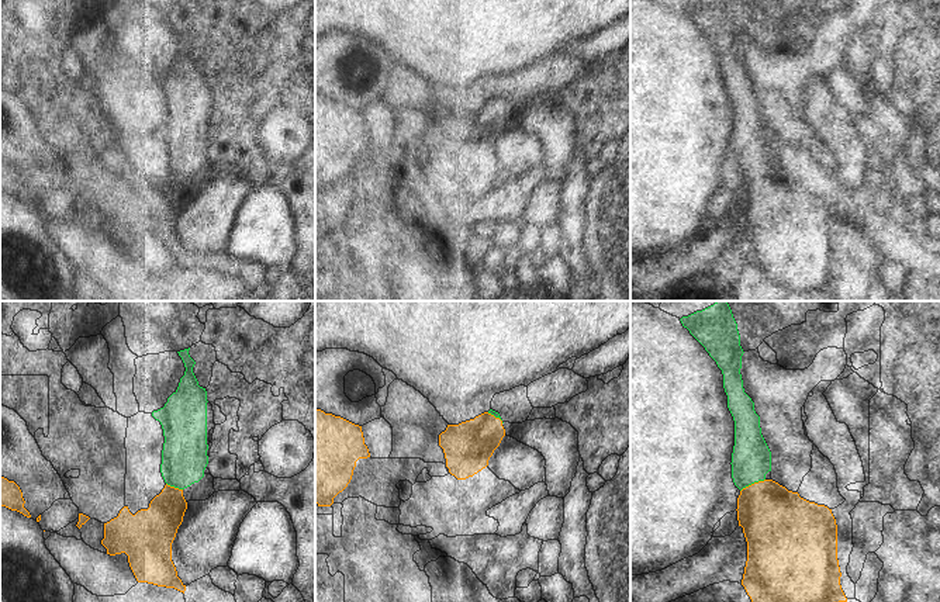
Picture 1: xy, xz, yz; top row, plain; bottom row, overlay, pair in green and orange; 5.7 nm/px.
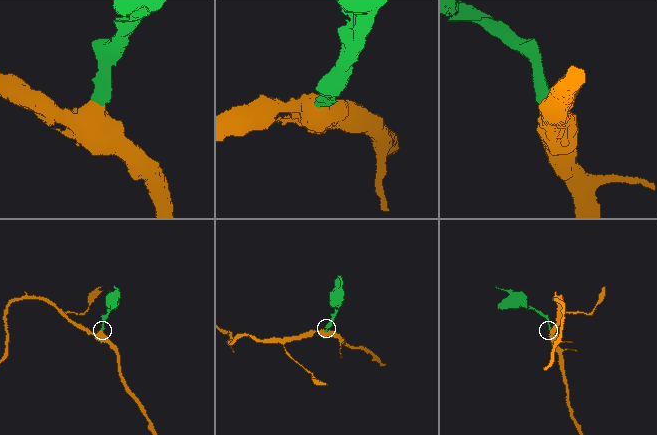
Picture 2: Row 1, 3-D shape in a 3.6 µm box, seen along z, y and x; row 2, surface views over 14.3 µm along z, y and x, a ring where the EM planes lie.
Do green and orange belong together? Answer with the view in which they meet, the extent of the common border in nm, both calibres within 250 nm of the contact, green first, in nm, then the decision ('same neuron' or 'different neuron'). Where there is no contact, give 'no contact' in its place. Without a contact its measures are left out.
contact in yz; length 160 nm; calibres 220 and 380 nm; same neuron

